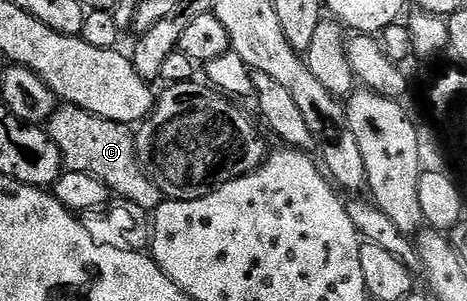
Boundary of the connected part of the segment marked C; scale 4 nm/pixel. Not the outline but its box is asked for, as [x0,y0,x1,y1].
[46,105,165,213]

